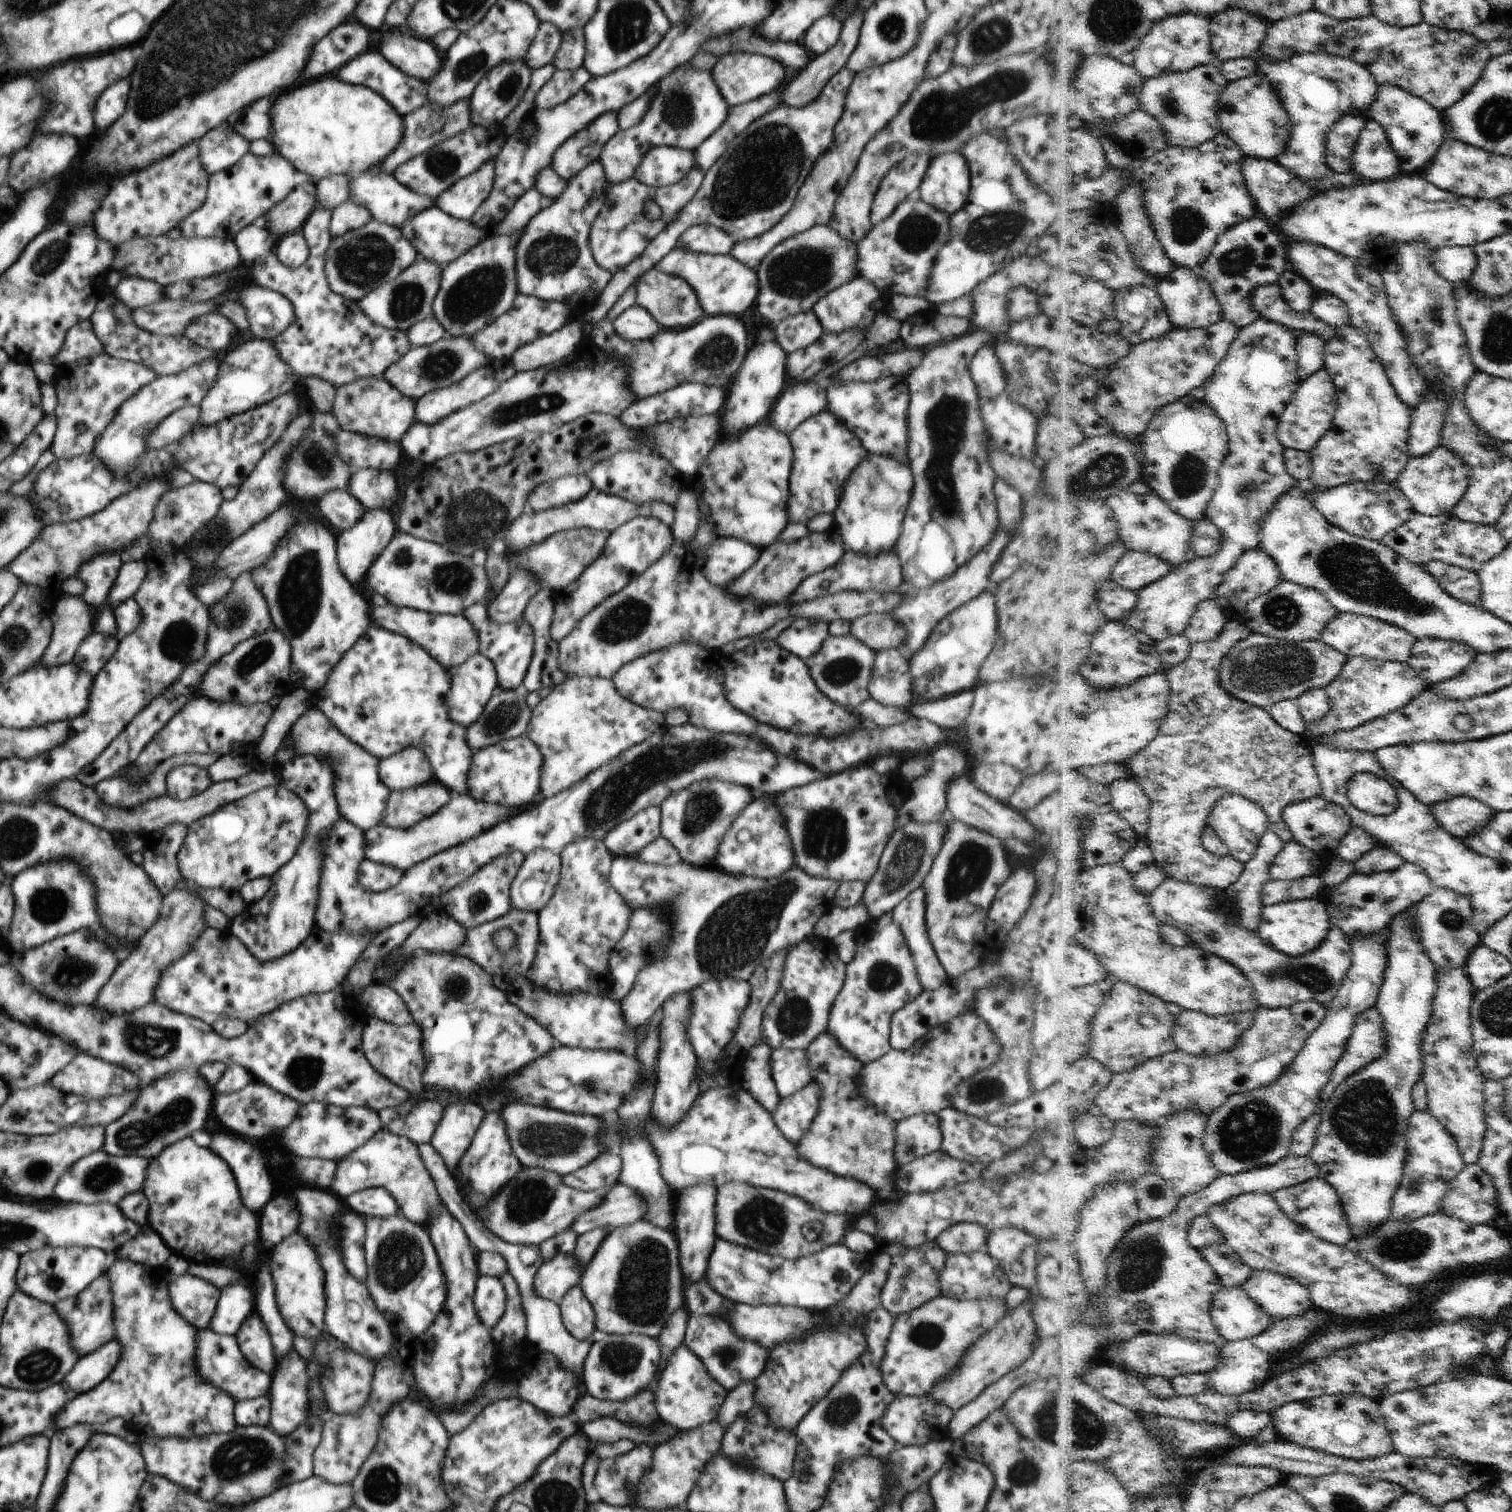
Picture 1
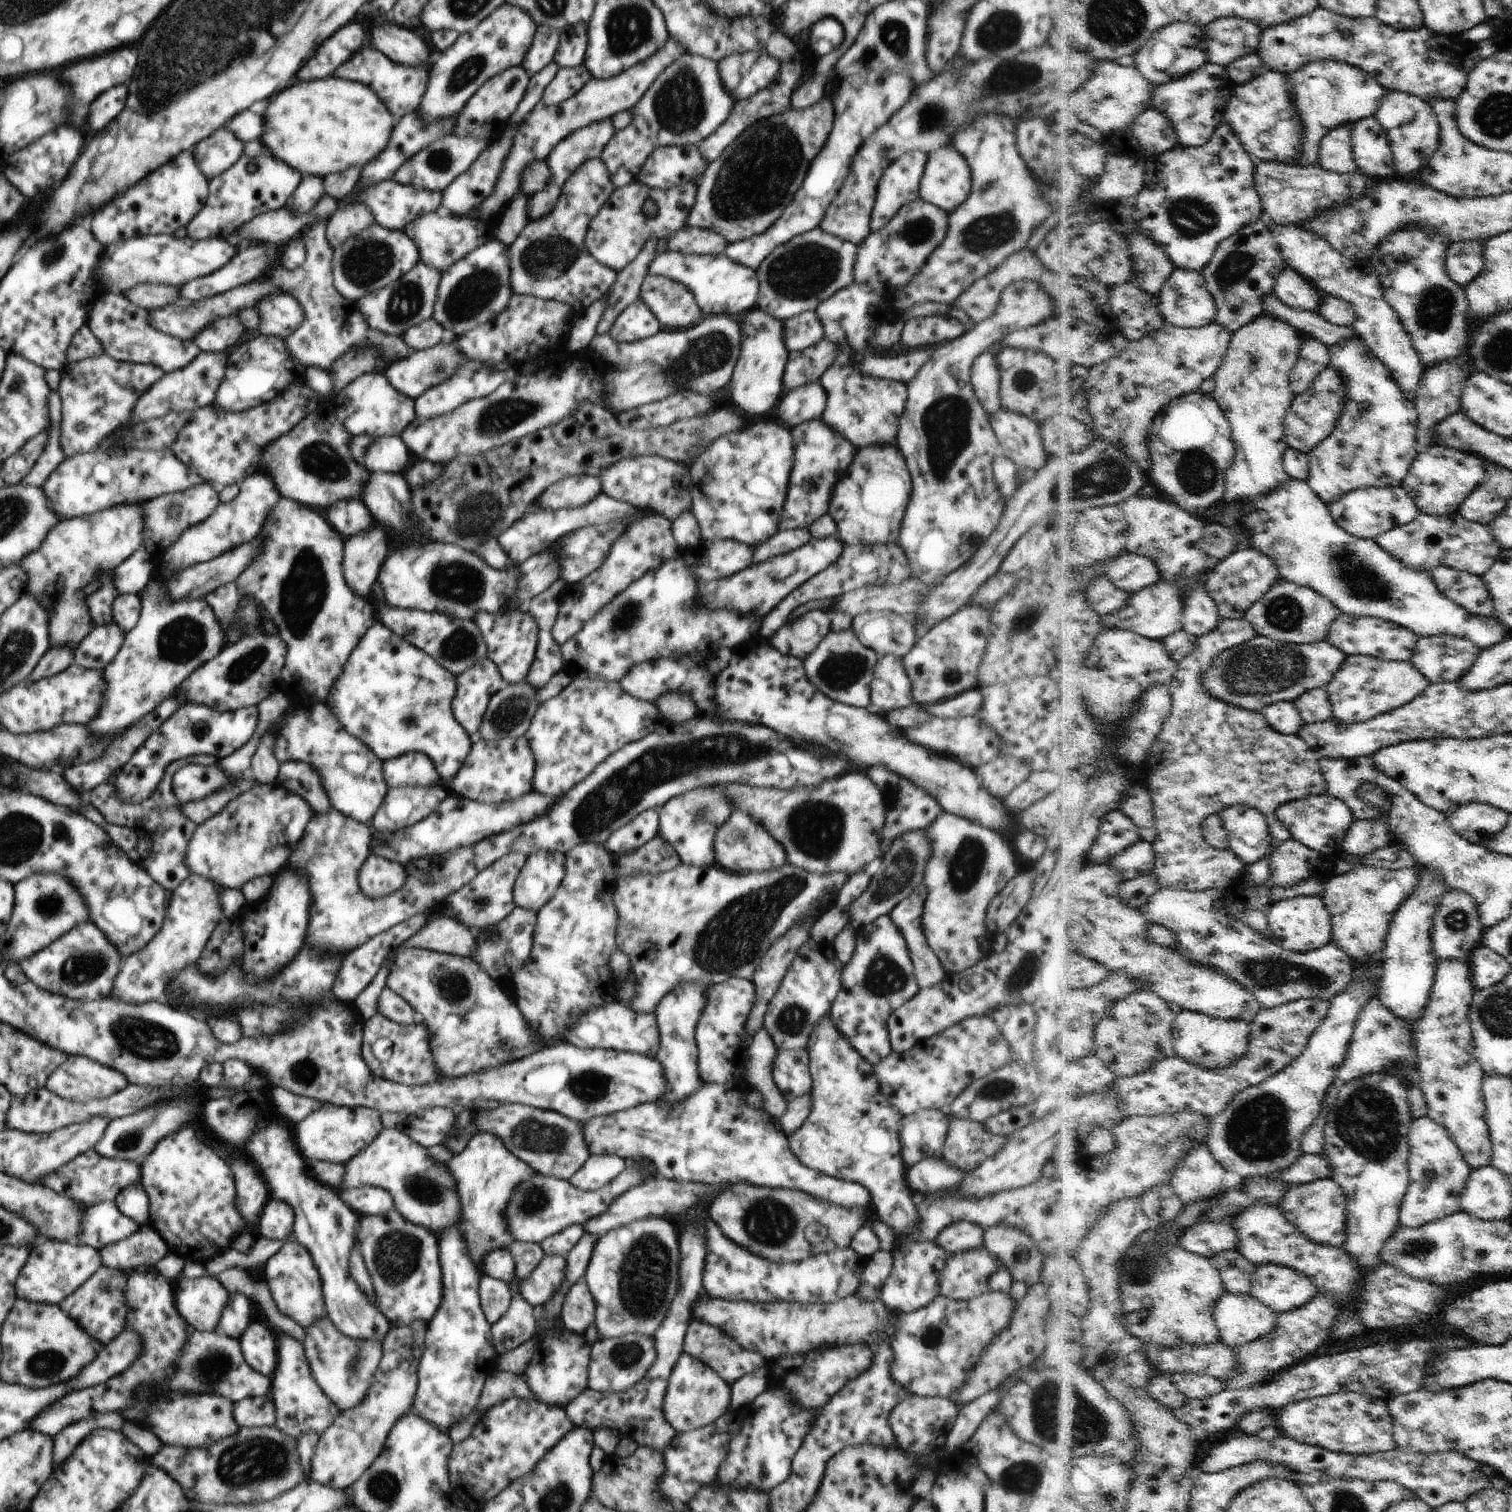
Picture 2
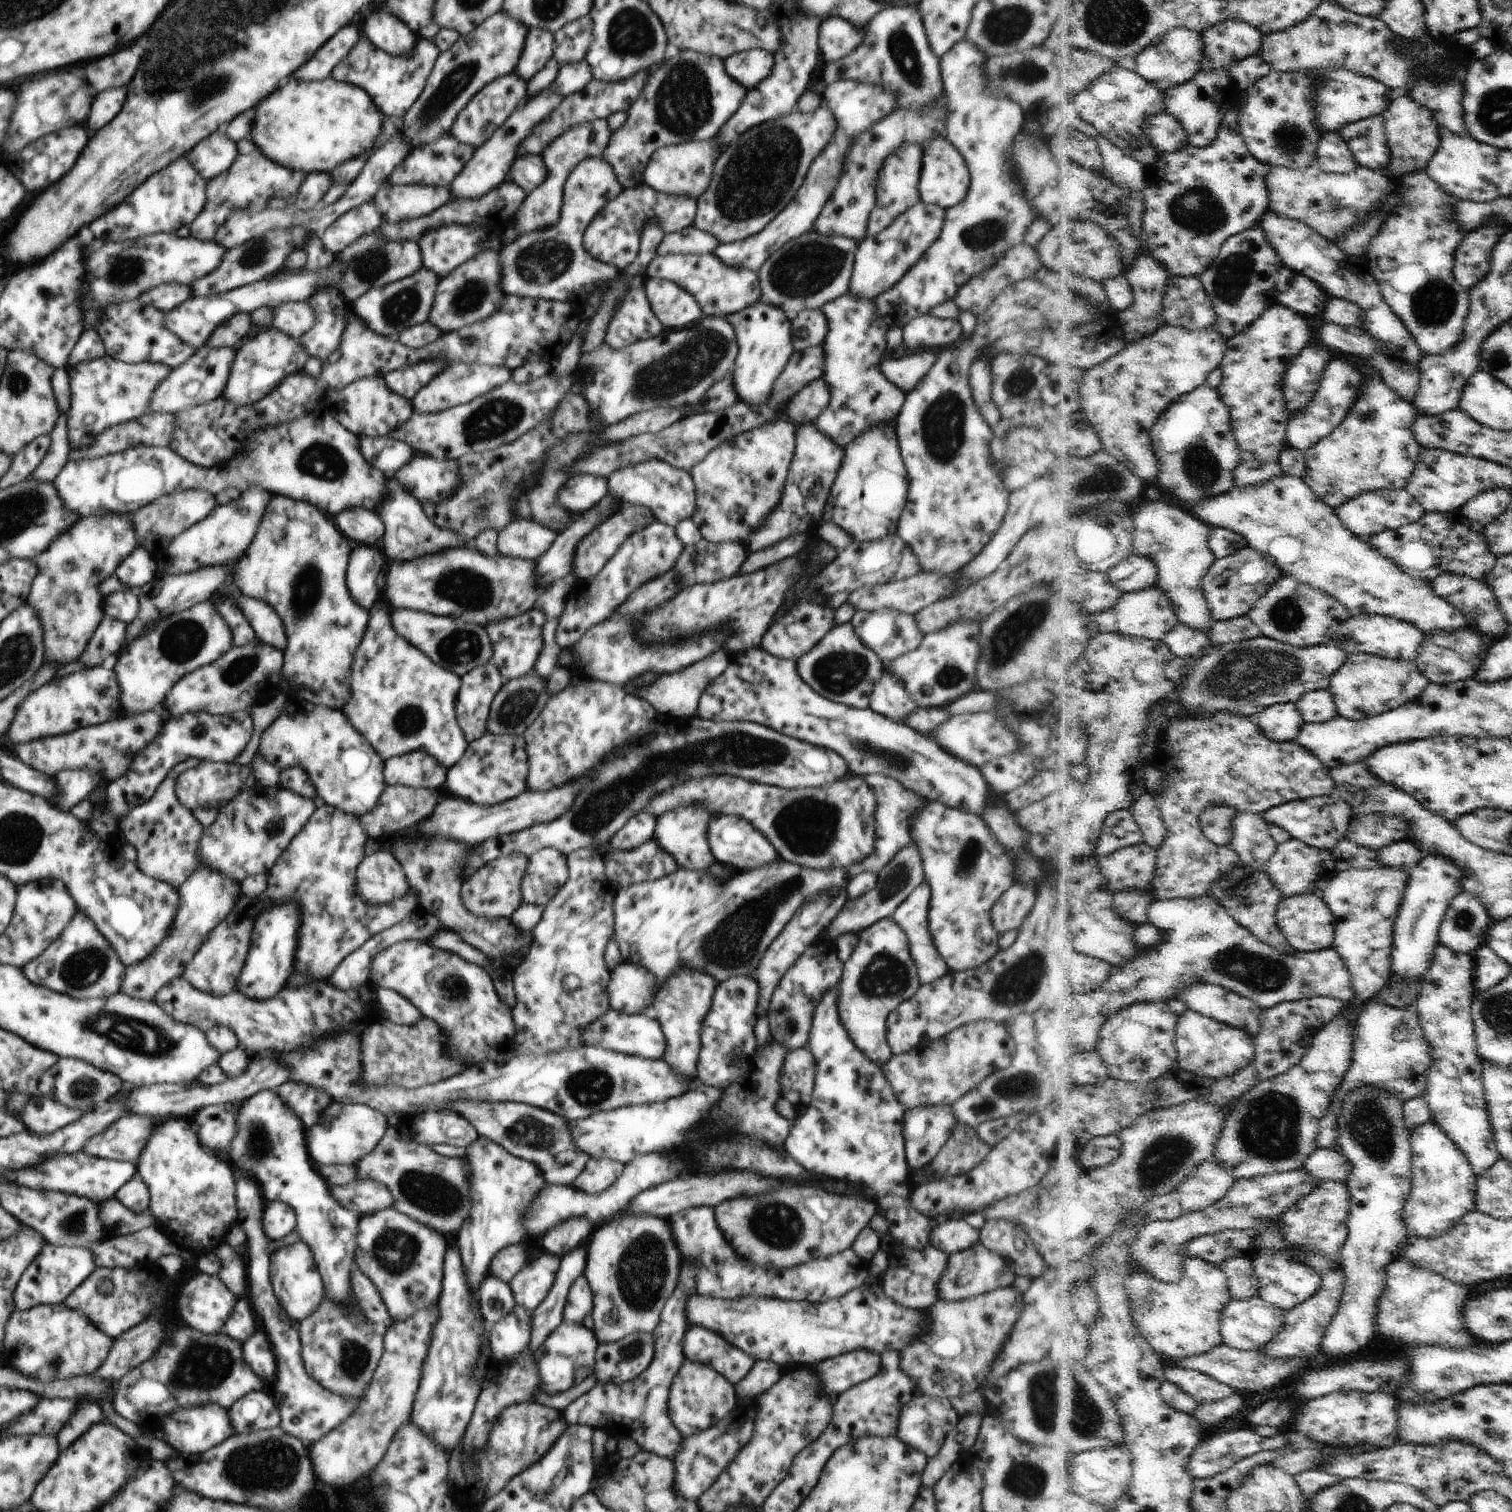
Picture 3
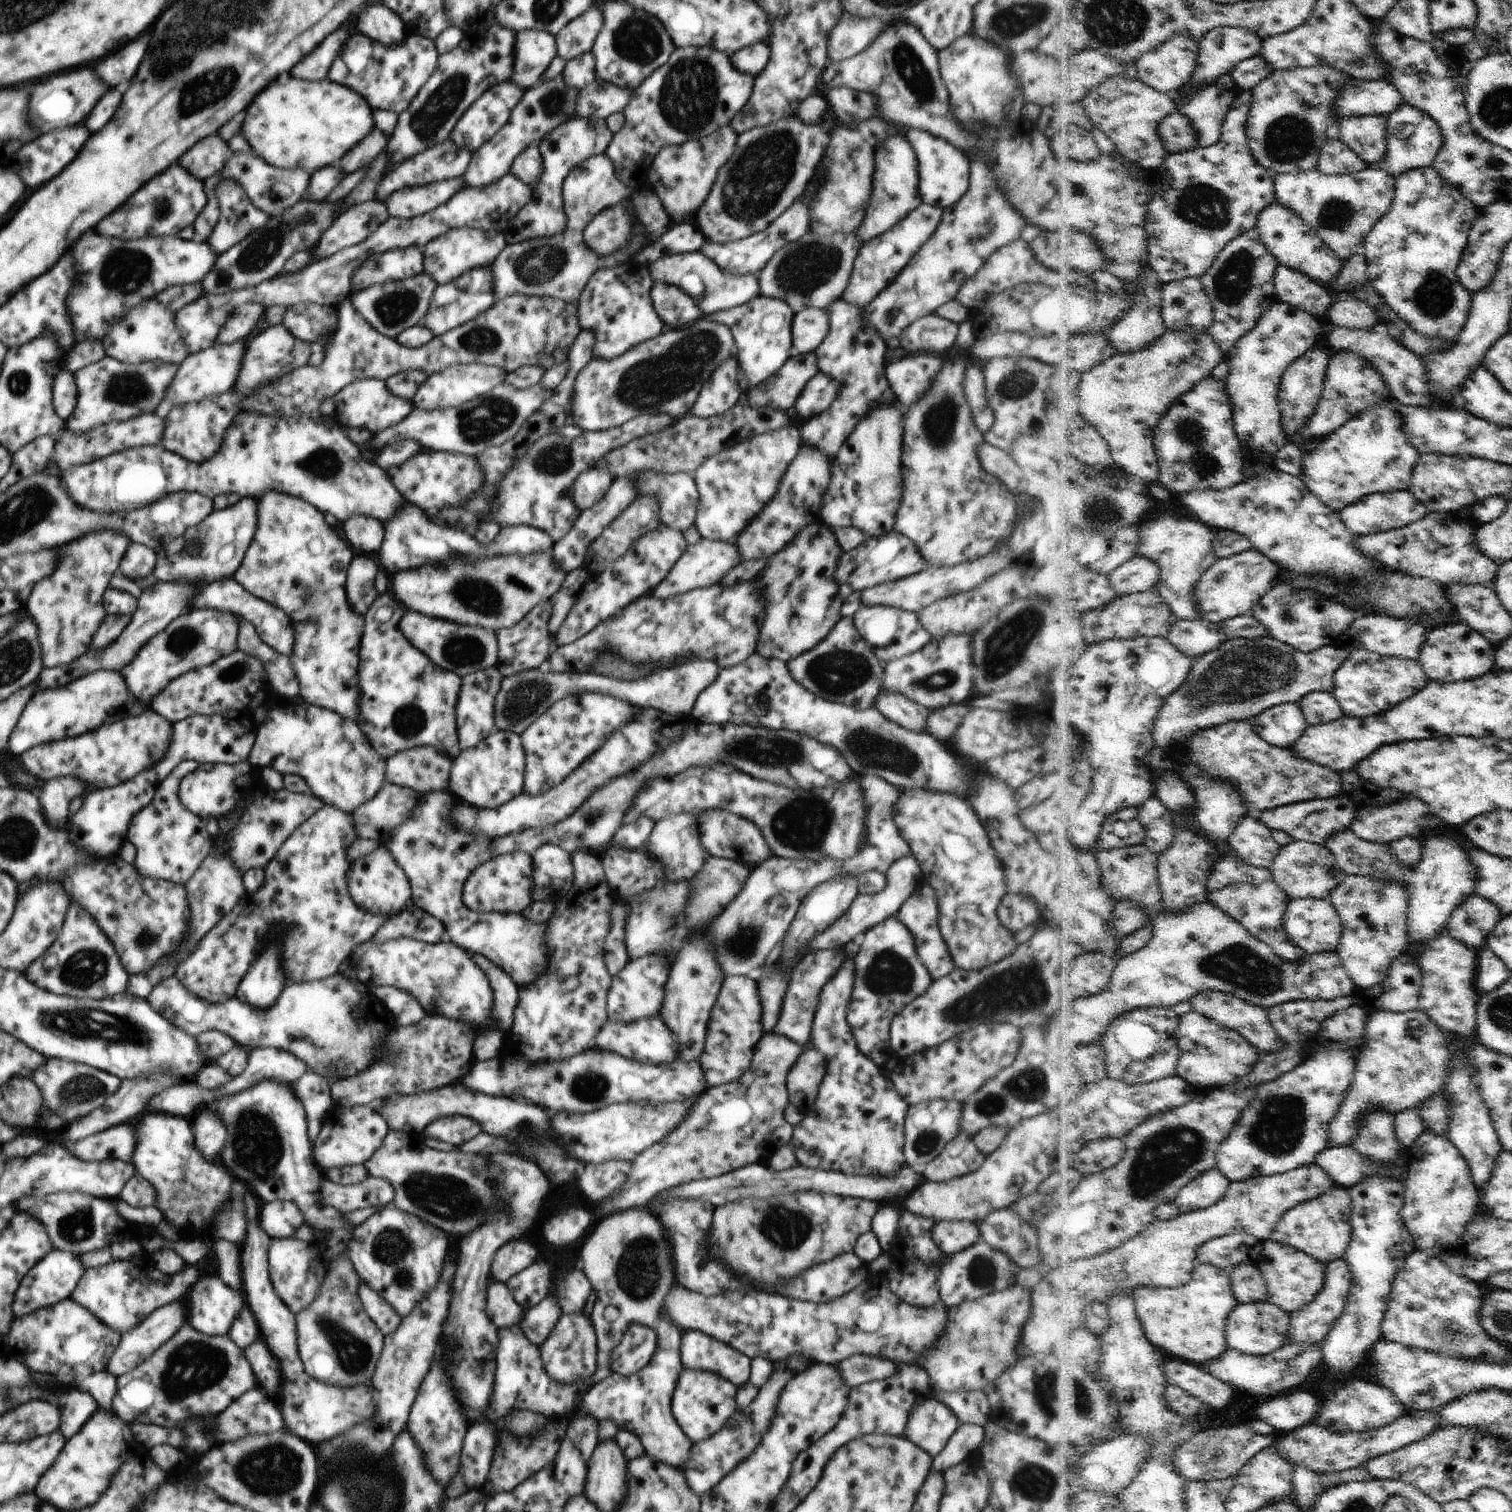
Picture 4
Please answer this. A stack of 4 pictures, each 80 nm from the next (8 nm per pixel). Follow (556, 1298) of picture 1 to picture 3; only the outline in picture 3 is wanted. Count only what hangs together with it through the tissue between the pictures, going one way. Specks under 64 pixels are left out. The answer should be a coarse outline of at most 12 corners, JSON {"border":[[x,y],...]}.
{"border":[[540,1253],[508,1284],[531,1312],[552,1288],[559,1259]]}

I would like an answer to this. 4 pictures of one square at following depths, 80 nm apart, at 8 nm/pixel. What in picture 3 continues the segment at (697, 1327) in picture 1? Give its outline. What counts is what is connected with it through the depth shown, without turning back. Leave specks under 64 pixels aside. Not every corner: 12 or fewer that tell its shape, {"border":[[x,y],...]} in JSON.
{"border":[[699,1326],[687,1328],[683,1353],[733,1385],[756,1360]]}

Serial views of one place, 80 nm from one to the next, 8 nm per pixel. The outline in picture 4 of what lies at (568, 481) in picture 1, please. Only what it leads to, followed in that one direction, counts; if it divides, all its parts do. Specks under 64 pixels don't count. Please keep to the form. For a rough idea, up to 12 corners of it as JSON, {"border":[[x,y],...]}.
{"border":[[598,466],[579,474],[573,501],[581,512],[605,496],[613,480]]}

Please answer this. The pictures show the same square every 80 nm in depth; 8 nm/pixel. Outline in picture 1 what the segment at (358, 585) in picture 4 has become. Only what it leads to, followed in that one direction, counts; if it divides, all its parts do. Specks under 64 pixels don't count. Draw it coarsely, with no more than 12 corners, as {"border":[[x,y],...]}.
{"border":[[396,509],[366,512],[338,536],[340,570],[366,578],[398,531]]}

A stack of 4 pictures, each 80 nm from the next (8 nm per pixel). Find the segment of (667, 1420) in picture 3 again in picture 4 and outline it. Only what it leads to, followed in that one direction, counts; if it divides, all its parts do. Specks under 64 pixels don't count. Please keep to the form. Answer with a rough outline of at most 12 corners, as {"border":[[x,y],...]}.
{"border":[[662,1316],[648,1364],[596,1383],[576,1413],[612,1419],[680,1469],[692,1441],[671,1402],[683,1332]]}

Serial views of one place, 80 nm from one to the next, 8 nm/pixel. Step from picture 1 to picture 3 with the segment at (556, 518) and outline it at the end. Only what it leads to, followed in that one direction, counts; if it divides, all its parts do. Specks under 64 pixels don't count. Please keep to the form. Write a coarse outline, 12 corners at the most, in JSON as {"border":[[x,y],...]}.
{"border":[[514,519],[498,534],[497,551],[537,559],[557,532]]}

